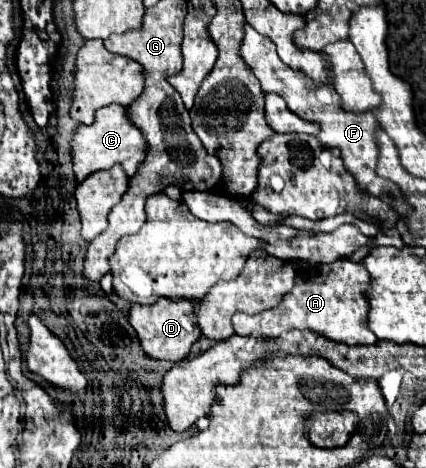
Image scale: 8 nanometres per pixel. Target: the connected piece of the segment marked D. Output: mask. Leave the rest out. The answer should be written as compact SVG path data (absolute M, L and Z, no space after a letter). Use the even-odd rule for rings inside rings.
M158 301L154 305L130 305L128 321L136 331L142 351L158 361L182 361L188 357L190 347L198 341L198 325L194 325L196 301Z

